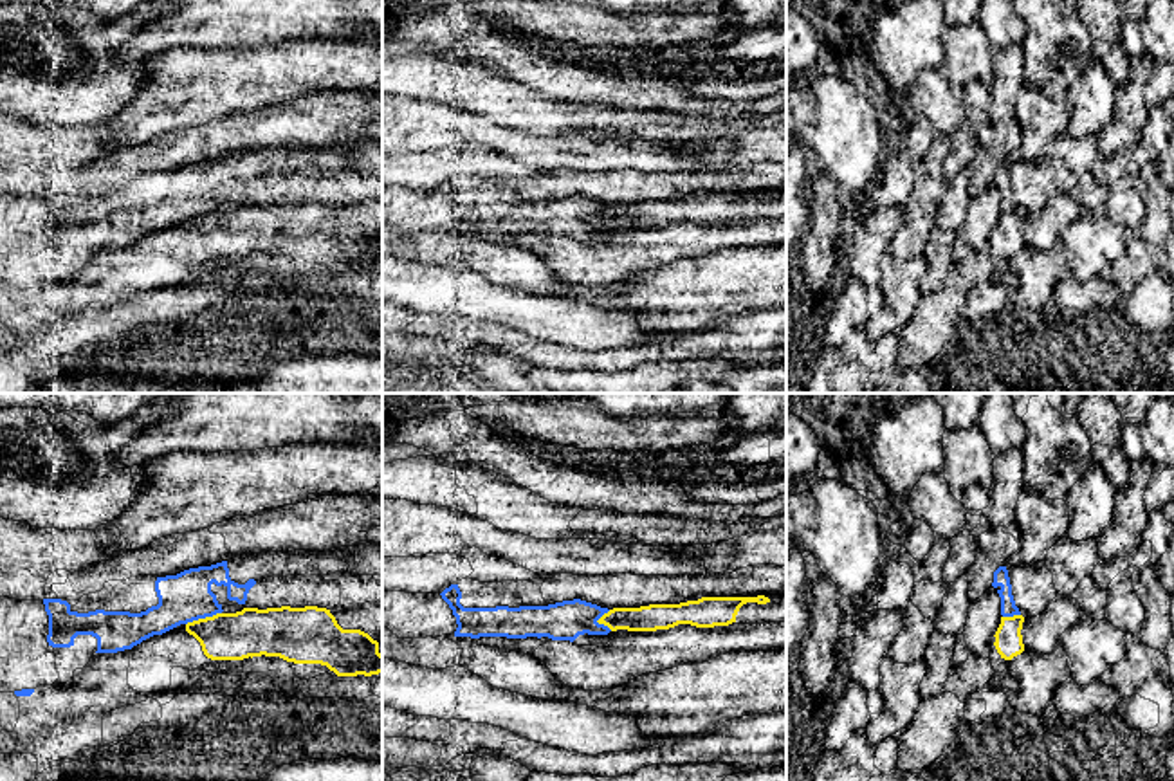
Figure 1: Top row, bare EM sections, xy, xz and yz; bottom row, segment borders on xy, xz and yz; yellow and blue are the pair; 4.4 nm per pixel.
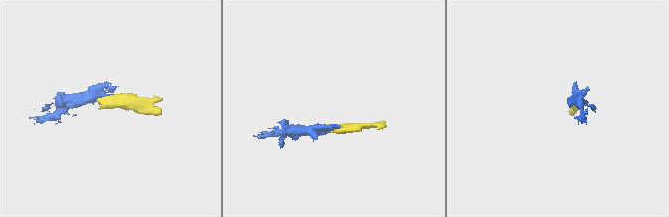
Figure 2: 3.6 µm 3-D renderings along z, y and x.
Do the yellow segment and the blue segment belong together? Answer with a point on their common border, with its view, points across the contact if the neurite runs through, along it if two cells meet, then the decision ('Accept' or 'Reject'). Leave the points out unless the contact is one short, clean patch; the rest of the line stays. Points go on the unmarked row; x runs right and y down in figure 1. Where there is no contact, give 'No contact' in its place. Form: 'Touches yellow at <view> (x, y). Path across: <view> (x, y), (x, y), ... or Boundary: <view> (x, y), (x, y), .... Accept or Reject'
Touches yellow at xy (202, 215). Boundary: xy (220, 208), (186, 220). Reject

